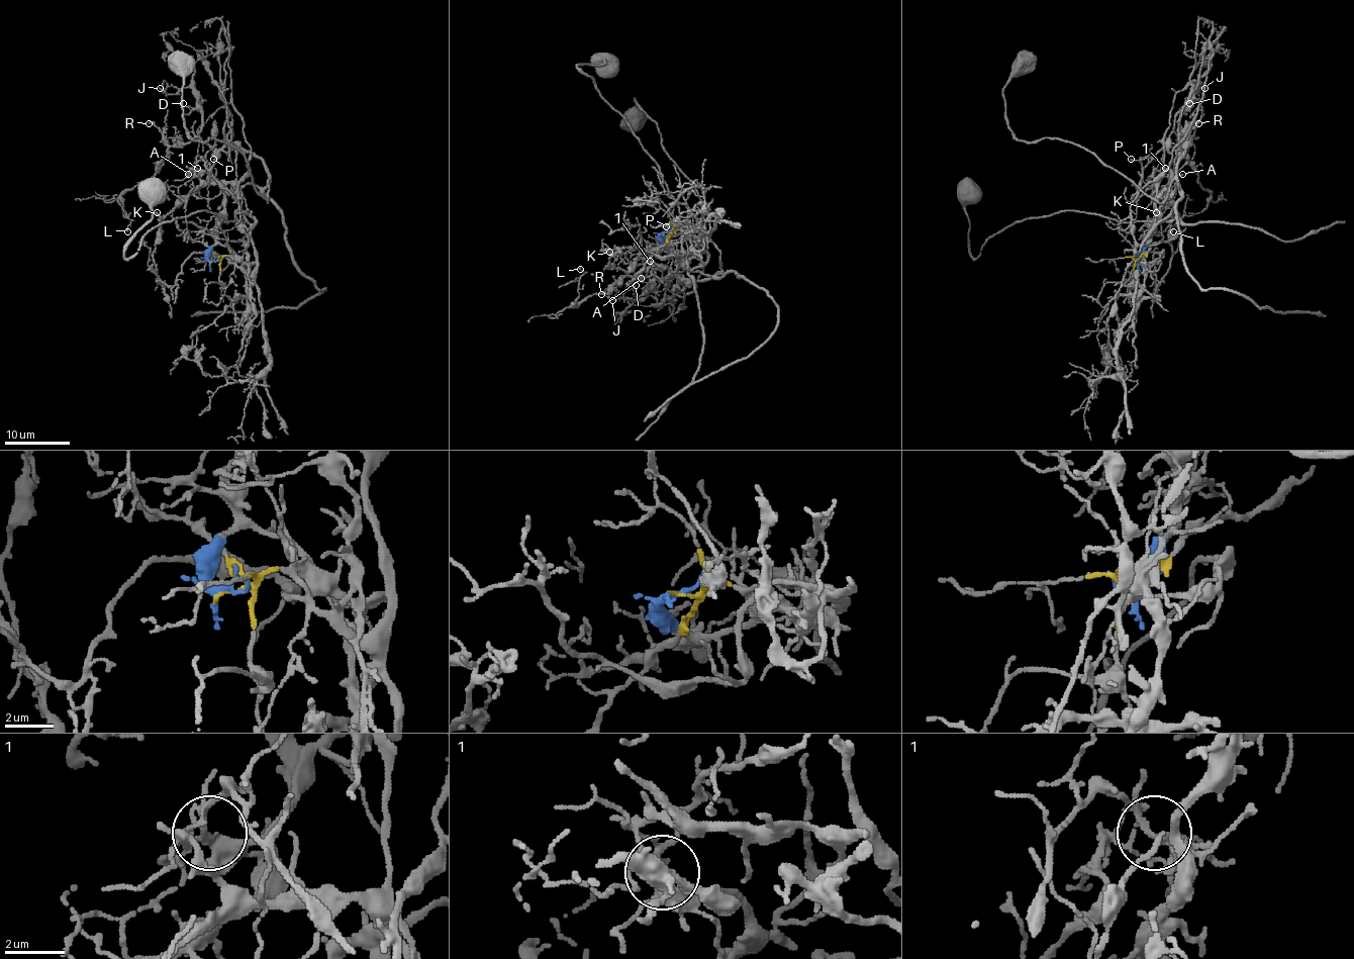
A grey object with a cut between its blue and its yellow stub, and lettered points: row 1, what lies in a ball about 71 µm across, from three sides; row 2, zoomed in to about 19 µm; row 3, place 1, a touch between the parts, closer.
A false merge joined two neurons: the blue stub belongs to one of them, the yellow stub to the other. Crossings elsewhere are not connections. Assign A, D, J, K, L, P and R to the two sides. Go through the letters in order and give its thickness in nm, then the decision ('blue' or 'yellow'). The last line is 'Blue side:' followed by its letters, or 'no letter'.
A: calibre 160 nm; blue
D: calibre 110 nm; blue
J: calibre 110 nm; blue
K: calibre 220 nm; blue
L: calibre 130 nm; blue
P: calibre 130 nm; blue
R: calibre 160 nm; blue
Blue side: A, D, J, K, L, P, R

